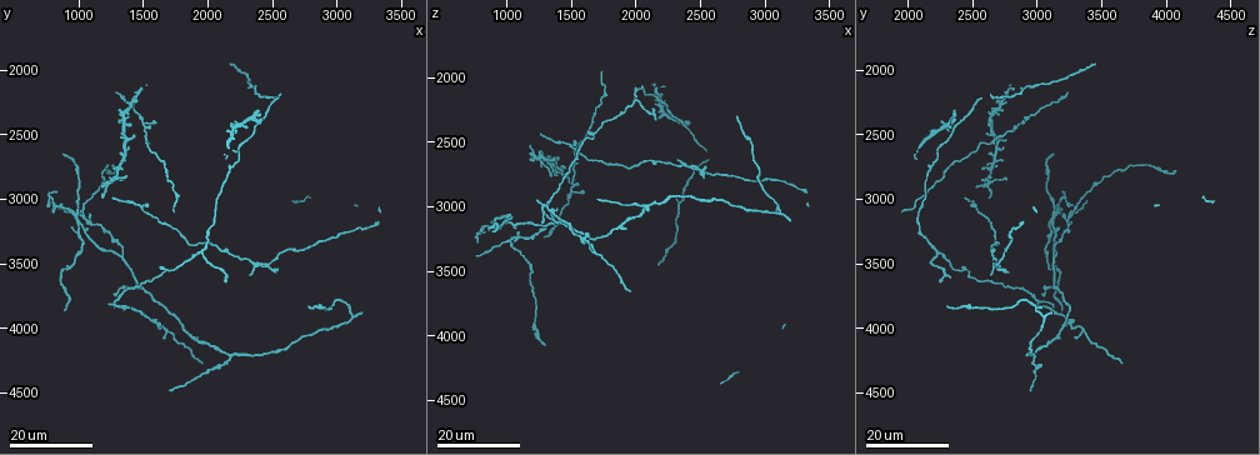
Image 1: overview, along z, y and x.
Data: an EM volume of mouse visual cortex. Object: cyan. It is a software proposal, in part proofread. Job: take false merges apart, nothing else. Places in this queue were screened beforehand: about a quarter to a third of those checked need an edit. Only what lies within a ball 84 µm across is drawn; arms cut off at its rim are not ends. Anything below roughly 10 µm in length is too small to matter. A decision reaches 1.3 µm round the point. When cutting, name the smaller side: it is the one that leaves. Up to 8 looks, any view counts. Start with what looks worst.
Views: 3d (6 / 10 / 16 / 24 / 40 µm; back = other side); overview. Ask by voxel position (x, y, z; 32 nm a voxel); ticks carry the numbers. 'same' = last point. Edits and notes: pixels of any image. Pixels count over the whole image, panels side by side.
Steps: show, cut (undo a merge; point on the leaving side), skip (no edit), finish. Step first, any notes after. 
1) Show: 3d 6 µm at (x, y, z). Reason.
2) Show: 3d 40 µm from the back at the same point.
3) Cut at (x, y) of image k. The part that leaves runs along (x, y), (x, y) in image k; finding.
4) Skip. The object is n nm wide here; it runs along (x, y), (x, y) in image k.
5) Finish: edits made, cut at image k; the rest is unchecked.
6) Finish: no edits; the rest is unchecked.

Show: 3d 16 µm at (1960, 3400, 2200). Two arms in line, one across.

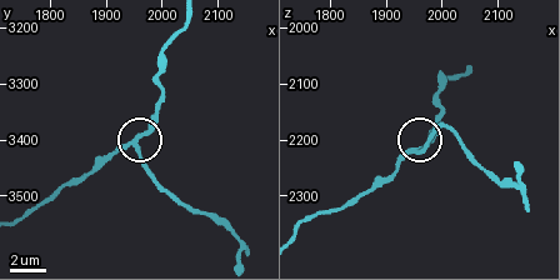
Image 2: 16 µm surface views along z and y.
Show: 3d 10 µm at (1950, 3400, 2215). Closer look.

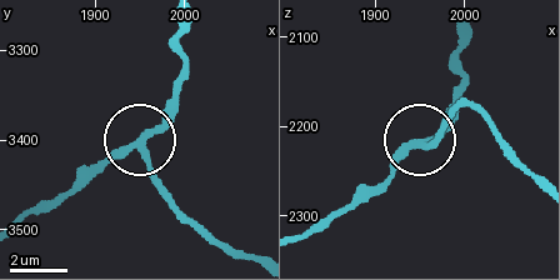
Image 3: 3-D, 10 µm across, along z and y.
Skip. The object is 230 nm wide here; one neuron here.

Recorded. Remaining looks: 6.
Show: 3d 24 µm at (1340, 3460, 3120). Three-way junction.

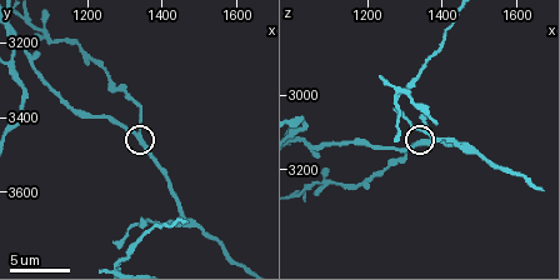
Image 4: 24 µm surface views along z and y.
Show: 3d 6 µm at (1330, 3440, 3130).

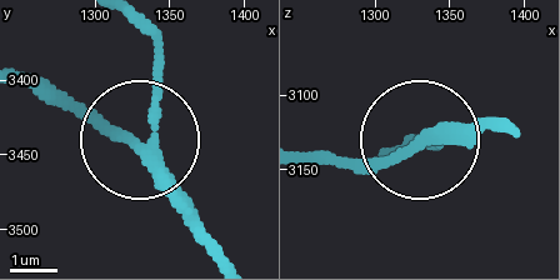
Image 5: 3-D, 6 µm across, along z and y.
Cut at (154, 104) of image 5. The object is 210 nm wide here; the part that leaves runs along (164, 174), (139, 23) in image 5; two neurons meet here.

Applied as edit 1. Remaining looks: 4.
Show: overview.

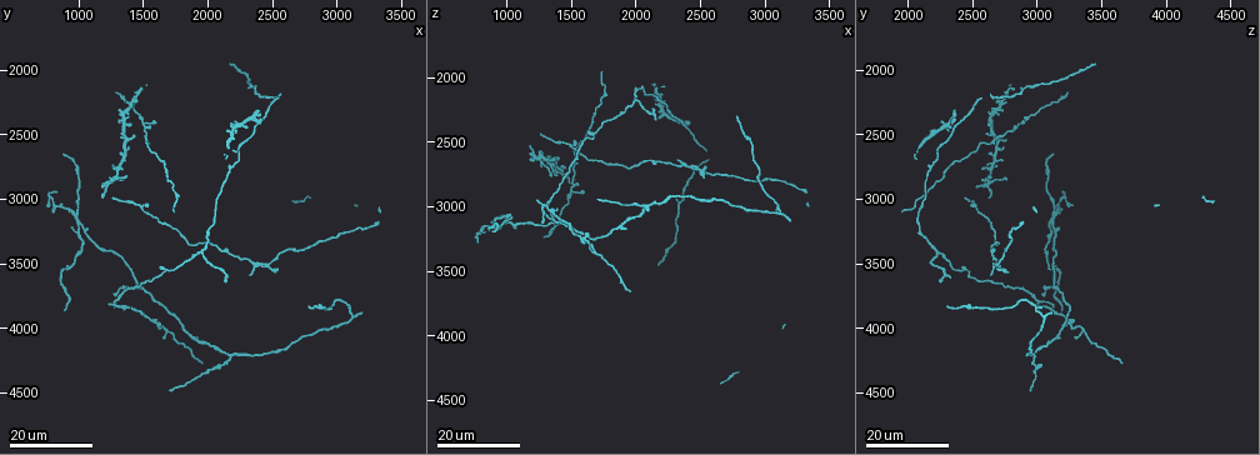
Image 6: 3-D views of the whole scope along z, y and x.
Show: 3d 16 µm at (1300, 3780, 3040). Three-way junction.

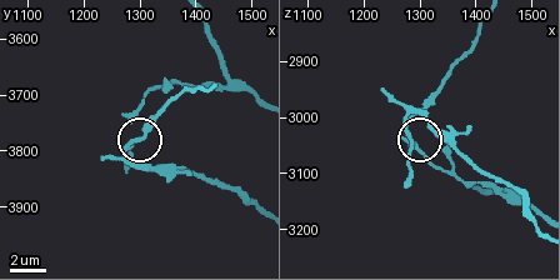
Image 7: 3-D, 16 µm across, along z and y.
Show: 3d 6 µm at (1280, 3790, 3020).

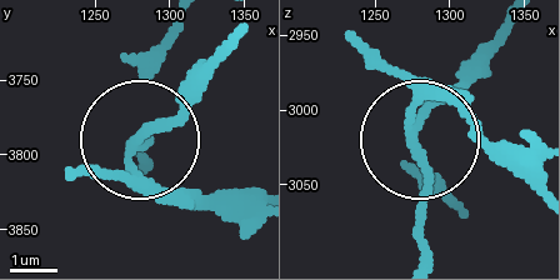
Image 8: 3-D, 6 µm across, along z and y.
Cut at (181, 196) of image 8. The part that leaves runs along (130, 161), (179, 193), (250, 193) in image 8; a second neuron is stuck on.

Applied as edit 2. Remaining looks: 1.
Finish: edits made, cut at image 5, cut at image 8; the rest is unchecked.

